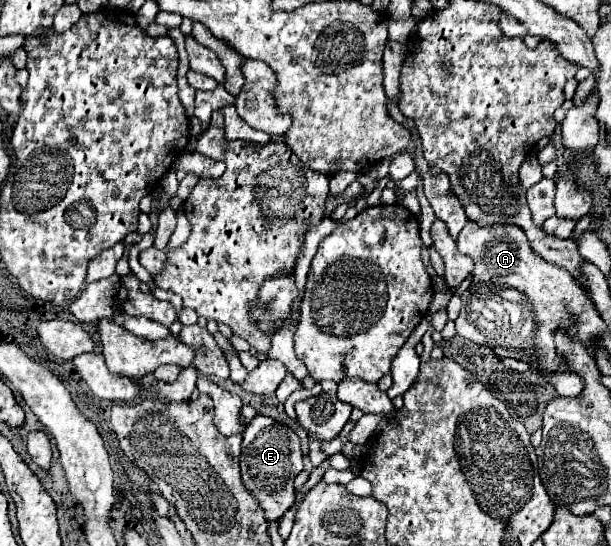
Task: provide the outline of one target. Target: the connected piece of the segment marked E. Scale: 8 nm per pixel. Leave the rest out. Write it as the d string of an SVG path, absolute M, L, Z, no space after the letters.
M255 415L243 431L241 479L245 487L257 497L261 509L265 511L267 521L279 521L279 517L287 511L287 507L295 503L293 479L301 469L303 469L303 455L297 433L291 427L267 415Z

